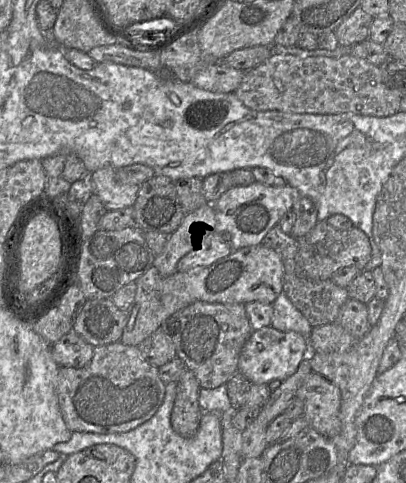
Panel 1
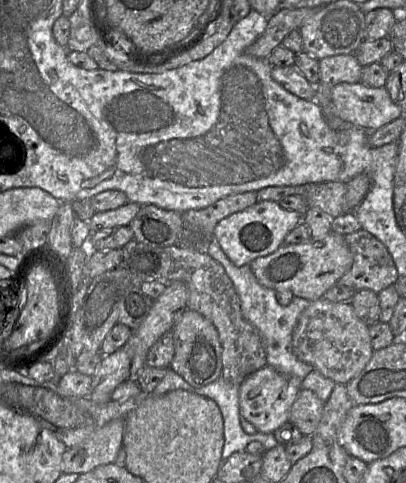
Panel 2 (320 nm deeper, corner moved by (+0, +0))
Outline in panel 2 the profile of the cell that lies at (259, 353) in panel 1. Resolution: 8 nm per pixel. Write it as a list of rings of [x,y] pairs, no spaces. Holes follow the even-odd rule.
[[[269,365],[249,375],[240,386],[239,407],[241,417],[252,423],[257,431],[273,434],[289,421],[291,407],[301,390],[300,380],[284,375]]]

